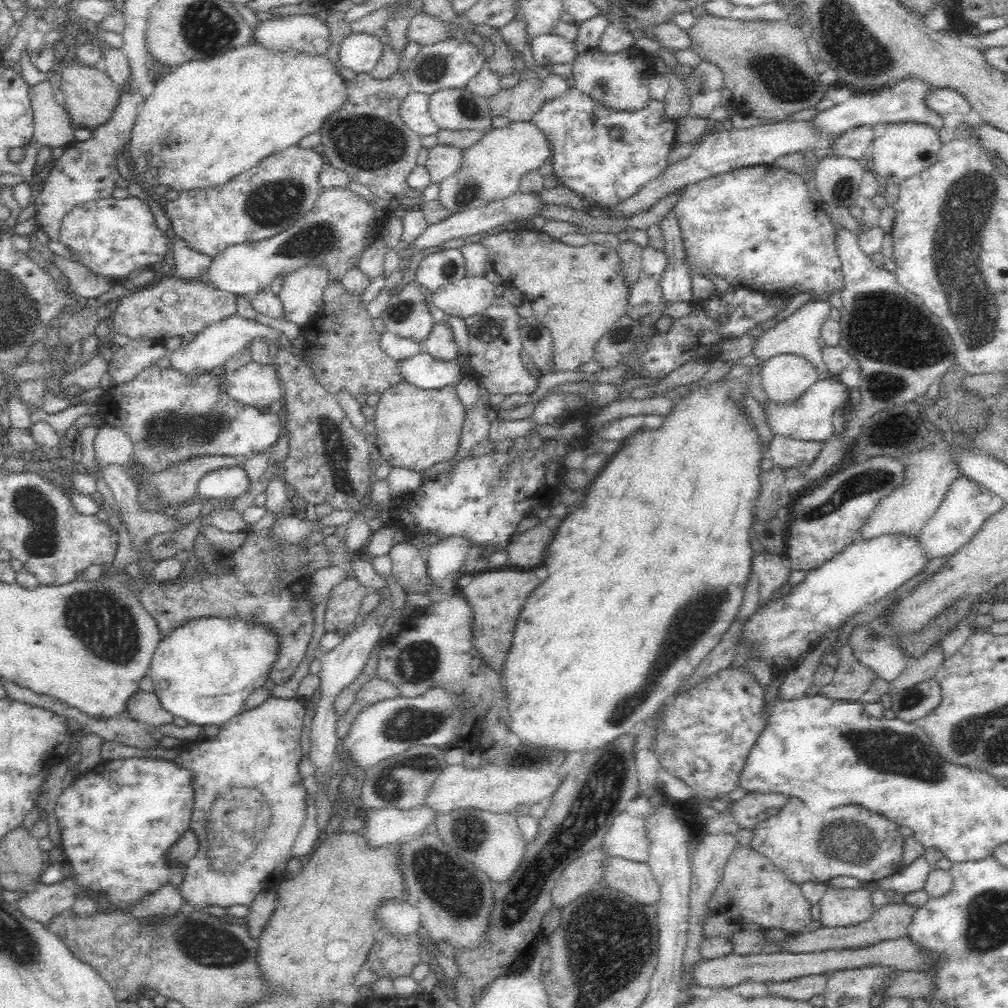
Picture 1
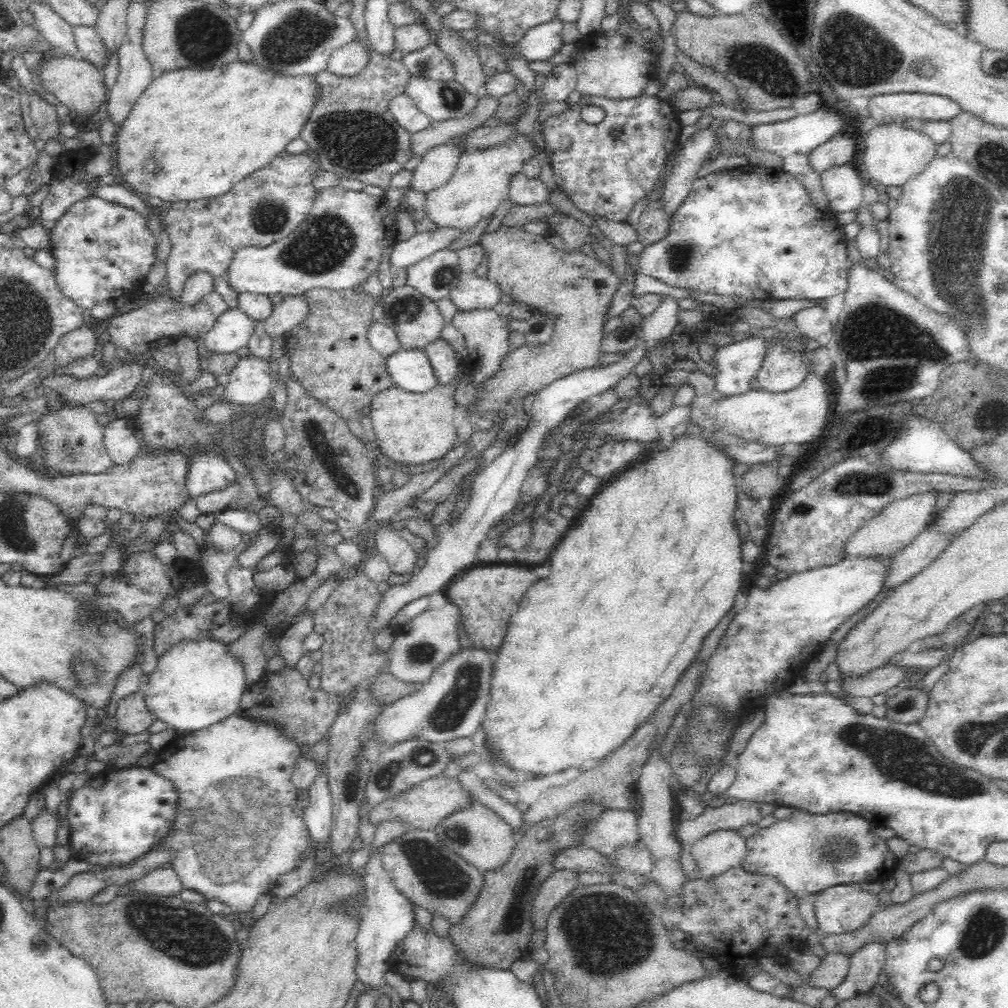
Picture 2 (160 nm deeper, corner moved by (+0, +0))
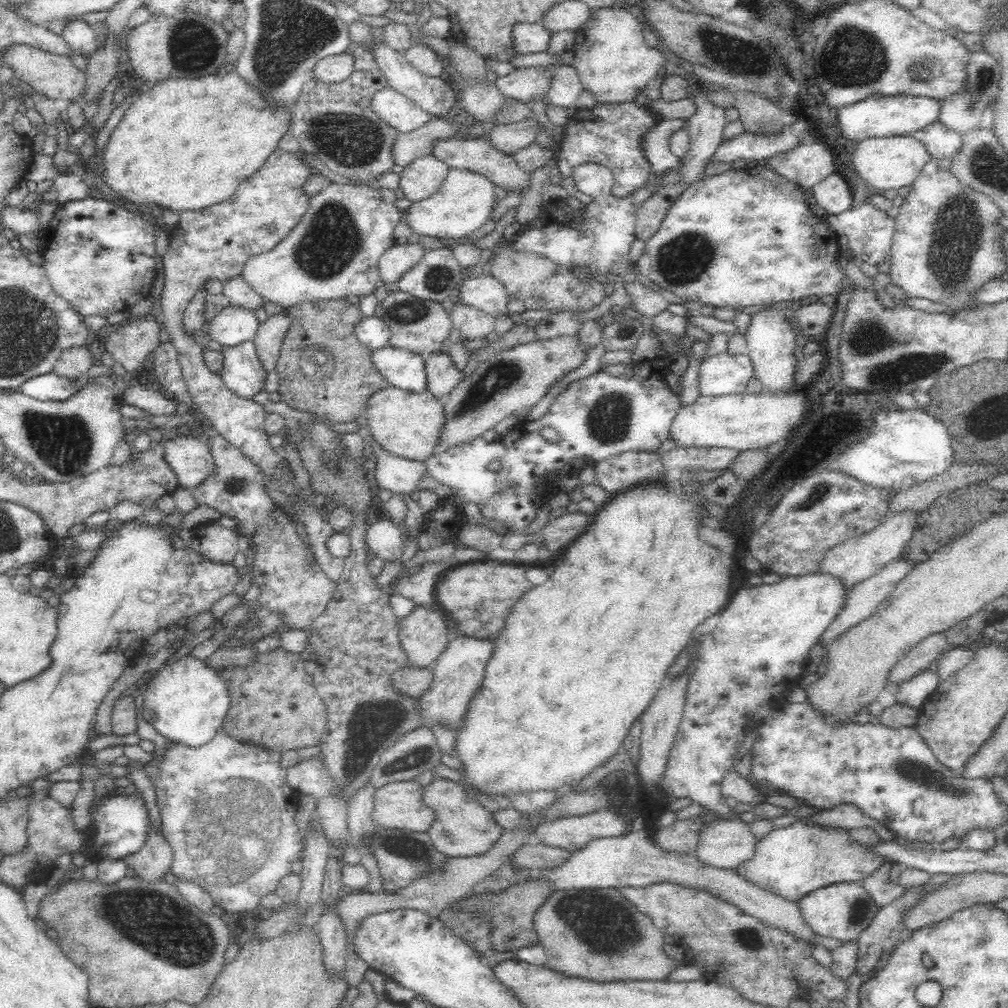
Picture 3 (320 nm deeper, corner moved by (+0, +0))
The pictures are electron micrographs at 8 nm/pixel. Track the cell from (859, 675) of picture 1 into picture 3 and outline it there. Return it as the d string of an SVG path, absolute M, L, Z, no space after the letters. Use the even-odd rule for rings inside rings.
M944 633L927 636L905 653L904 658L894 664L888 674L887 684L899 686L908 682L910 678L914 678L919 672L930 669L936 658L948 647Z

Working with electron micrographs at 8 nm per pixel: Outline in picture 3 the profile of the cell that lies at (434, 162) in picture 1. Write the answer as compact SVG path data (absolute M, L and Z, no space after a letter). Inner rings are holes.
M431 154L416 158L399 173L398 190L412 203L425 200L438 190L448 173L449 166Z

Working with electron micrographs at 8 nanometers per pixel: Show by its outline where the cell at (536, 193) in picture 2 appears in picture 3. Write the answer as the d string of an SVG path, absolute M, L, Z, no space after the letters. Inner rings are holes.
M456 136L446 138L446 140L438 140L431 155L445 162L449 168L461 168L462 170L477 172L506 191L520 191L524 196L524 193L530 188L529 173L520 168L511 155L500 153L494 148L486 136L474 139Z

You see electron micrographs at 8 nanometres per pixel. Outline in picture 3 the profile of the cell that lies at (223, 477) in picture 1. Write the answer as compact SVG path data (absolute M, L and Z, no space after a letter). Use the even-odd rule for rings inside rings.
M182 435L163 441L162 445L180 487L195 489L215 469L213 456L202 438Z

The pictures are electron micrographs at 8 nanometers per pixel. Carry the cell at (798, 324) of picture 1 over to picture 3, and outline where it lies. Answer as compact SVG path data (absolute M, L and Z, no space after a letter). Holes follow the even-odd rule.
M722 352L701 361L698 386L702 396L741 394L755 376L748 354L730 355Z

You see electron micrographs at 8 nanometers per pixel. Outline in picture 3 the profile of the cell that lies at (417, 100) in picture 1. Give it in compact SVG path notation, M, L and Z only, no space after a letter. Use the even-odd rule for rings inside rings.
M391 87L382 88L372 96L372 112L399 133L417 130L432 119L418 104Z

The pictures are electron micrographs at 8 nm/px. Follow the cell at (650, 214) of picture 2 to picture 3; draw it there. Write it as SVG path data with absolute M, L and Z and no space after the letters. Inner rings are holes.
M670 184L646 200L635 217L635 238L646 242L660 228L672 204L684 190L684 184Z

